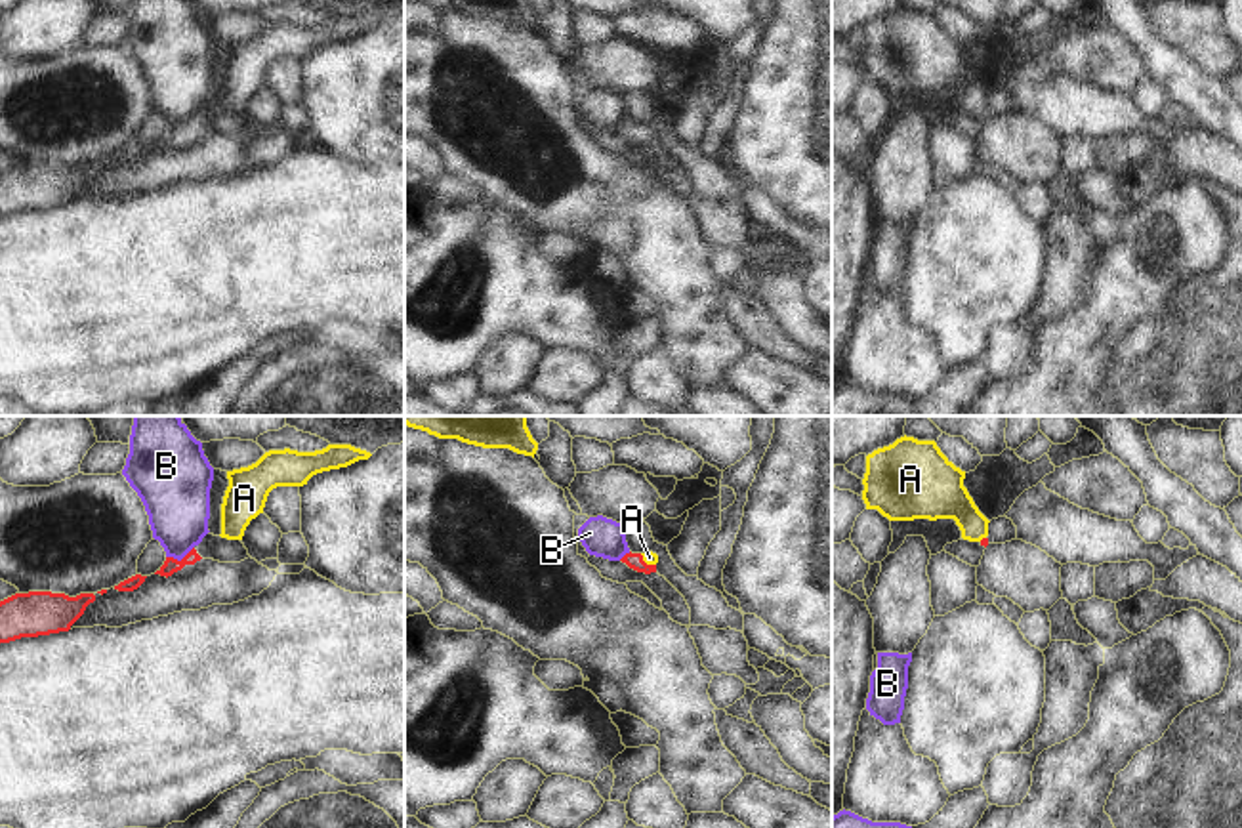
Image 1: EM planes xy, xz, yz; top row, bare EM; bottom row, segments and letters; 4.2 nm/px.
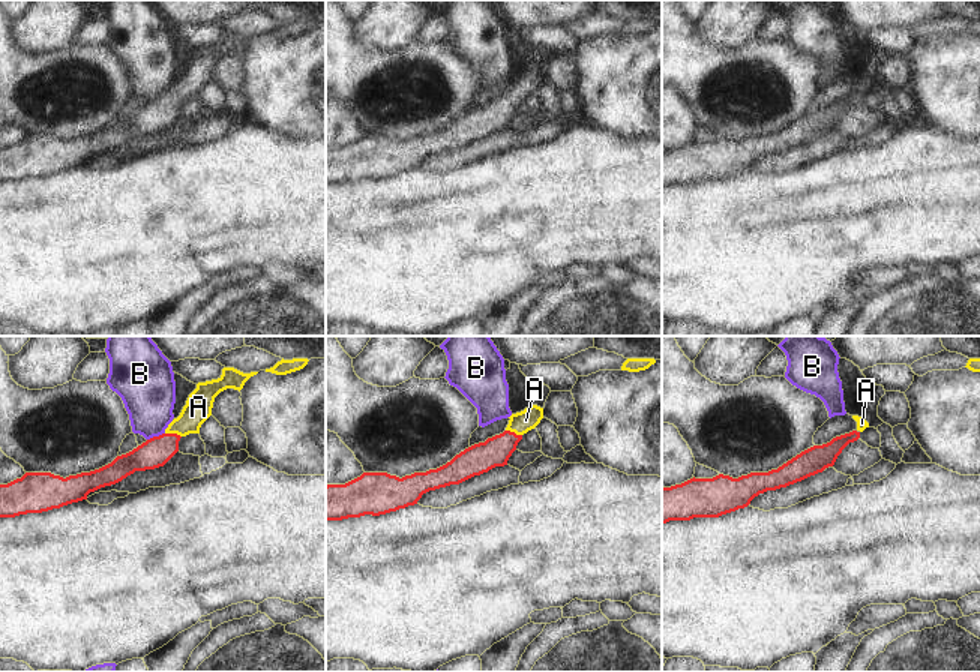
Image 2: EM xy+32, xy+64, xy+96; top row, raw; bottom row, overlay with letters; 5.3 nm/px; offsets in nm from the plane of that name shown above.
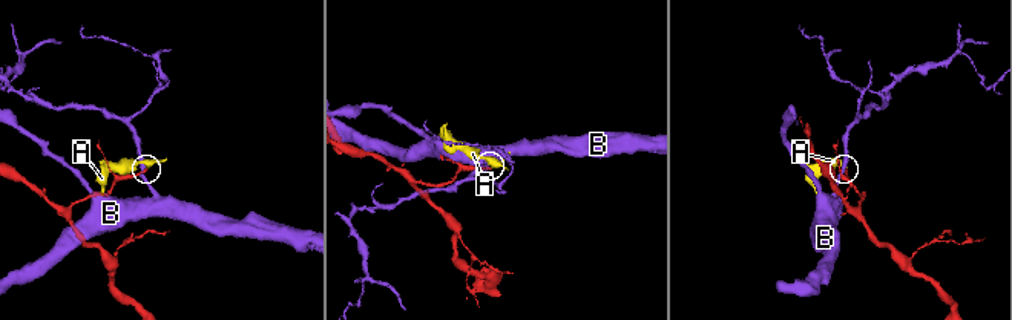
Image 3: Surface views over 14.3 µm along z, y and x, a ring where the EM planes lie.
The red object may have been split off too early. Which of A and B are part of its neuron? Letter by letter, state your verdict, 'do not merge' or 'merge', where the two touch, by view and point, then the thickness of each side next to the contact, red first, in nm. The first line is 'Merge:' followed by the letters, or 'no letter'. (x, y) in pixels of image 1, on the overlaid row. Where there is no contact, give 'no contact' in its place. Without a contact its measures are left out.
Merge: A
A: merge; meets red in xz at (645, 563); 70 nm thick on the red side, 50 nm on the other
B: do not merge; meets red in xy at (182, 559); 70 nm thick on the red side, 280 nm on the other

